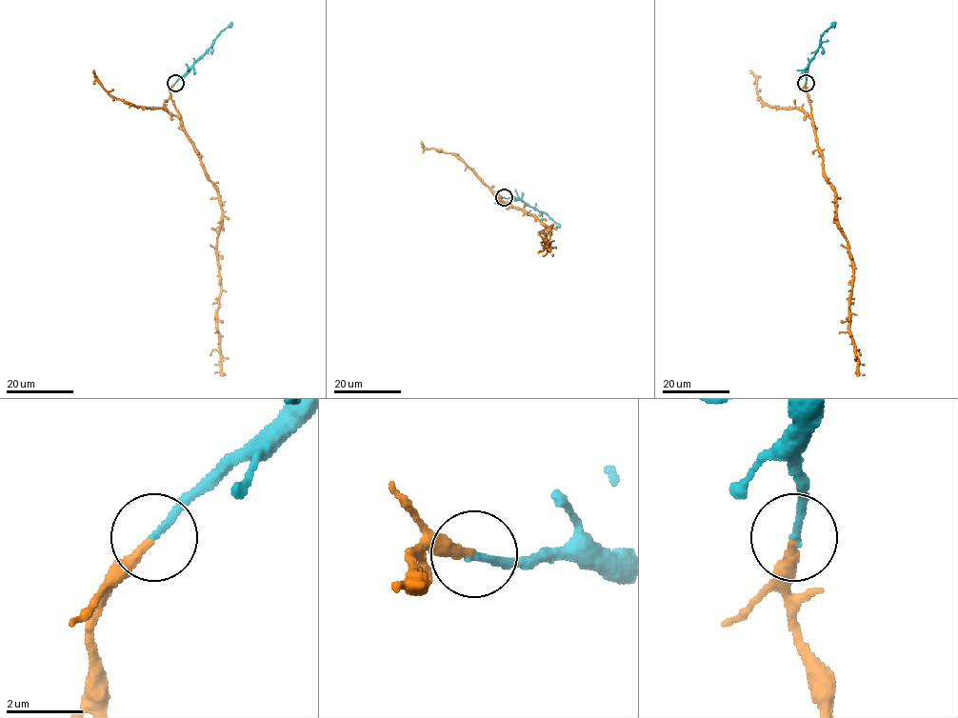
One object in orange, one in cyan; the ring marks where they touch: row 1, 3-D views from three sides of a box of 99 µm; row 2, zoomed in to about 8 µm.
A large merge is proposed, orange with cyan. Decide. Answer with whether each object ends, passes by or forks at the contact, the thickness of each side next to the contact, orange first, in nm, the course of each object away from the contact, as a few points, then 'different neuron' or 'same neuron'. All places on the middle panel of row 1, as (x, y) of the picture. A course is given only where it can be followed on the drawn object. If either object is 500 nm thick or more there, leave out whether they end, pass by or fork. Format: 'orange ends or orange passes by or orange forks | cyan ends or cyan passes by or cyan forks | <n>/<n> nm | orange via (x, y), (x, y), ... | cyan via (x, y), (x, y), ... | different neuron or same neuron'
orange ends | cyan ends | 280/200 nm | orange via (503, 197), (498, 199), (532, 215), (548, 228), (545, 240), (553, 256) | cyan via (503, 197), (517, 197), (546, 212), (560, 228) | same neuron

